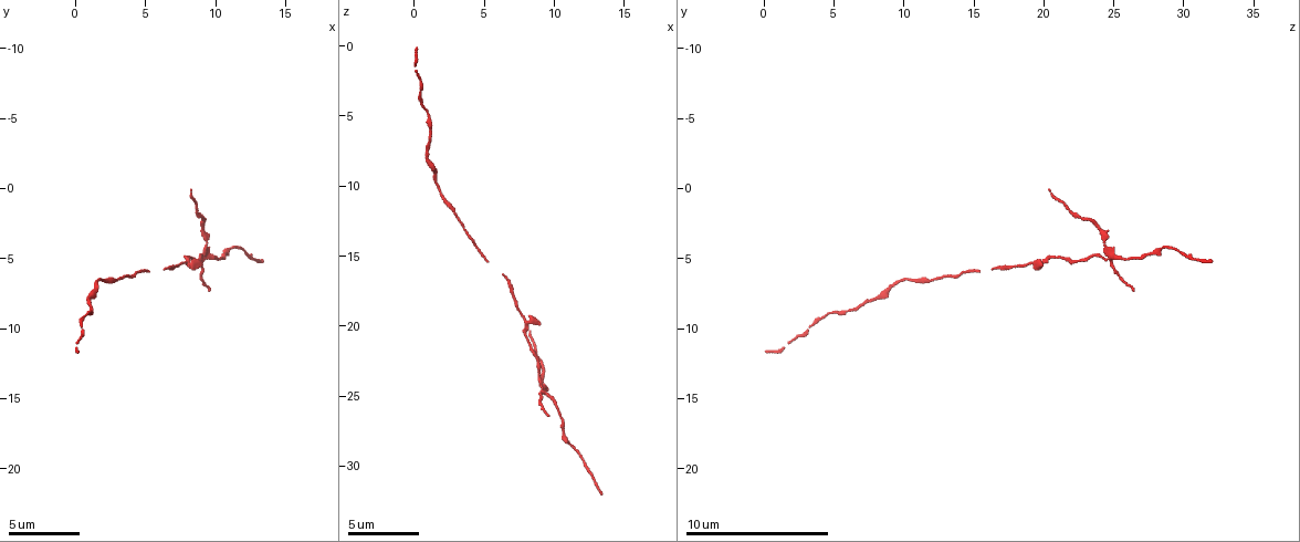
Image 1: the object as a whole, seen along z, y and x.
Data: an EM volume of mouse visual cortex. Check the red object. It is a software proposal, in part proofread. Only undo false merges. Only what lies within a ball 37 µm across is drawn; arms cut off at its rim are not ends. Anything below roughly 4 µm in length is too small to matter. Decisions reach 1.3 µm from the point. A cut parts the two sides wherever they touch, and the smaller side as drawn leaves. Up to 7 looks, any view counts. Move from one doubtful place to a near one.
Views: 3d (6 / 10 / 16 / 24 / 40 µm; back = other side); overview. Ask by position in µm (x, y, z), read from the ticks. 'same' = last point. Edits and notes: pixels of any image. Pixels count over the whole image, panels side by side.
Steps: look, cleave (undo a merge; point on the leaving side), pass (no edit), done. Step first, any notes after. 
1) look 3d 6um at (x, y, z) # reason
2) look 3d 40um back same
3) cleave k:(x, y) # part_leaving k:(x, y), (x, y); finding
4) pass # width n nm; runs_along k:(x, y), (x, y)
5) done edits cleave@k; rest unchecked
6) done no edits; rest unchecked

look 3d 10um at (7.4, 5.4, 18.4) # thin neck

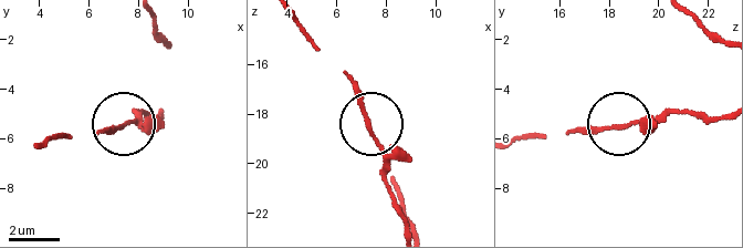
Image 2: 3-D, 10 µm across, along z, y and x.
look 3d 10um back at (7.3, 5.5, 18.5)

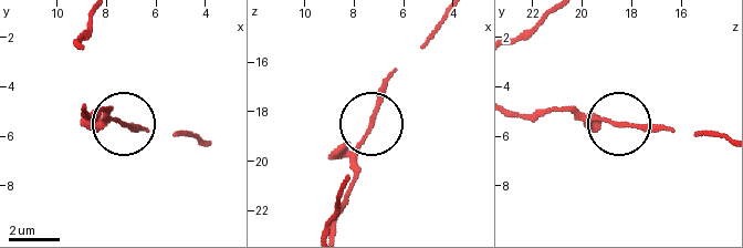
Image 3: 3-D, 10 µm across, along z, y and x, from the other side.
pass # continuous, no second neuron

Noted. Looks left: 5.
look 3d 10um at (9.4, 4.6, 24.6) # four-way junction

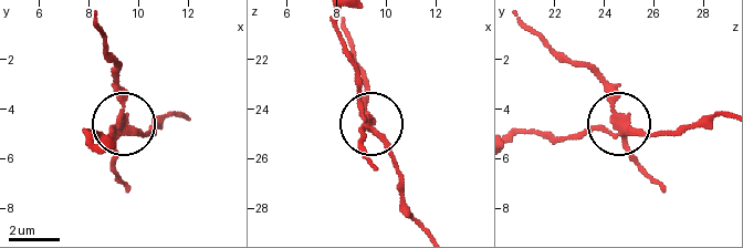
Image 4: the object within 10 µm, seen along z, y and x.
look 3d 10um back at (9.3, 4.3, 24.6)

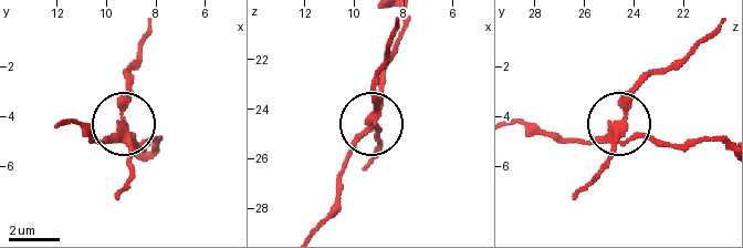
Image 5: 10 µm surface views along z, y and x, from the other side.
cleave 5:(131, 101) # part_leaving 5:(125, 132), (125, 71), (150, 22); a second neuron is stuck on

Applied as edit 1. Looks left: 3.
look 3d 10um at (1.8, 6.6, 9.8) # thin neck

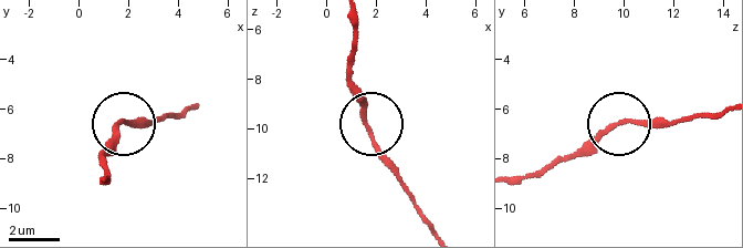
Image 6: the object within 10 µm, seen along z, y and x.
look 3d 6um at (1.8, 6.5, 10.1)

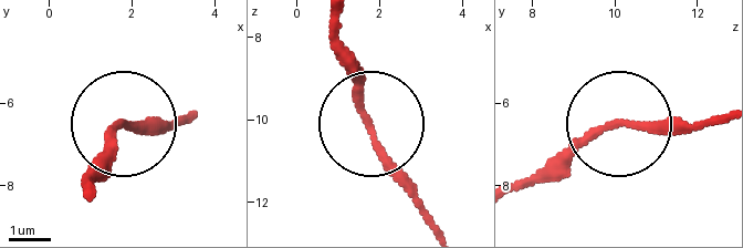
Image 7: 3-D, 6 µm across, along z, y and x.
pass # runs_along 7:(720, 121), (625, 125), (582, 138), (543, 174); continuous, no second neuron

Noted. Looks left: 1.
done edits cleave@5; rest unchecked

